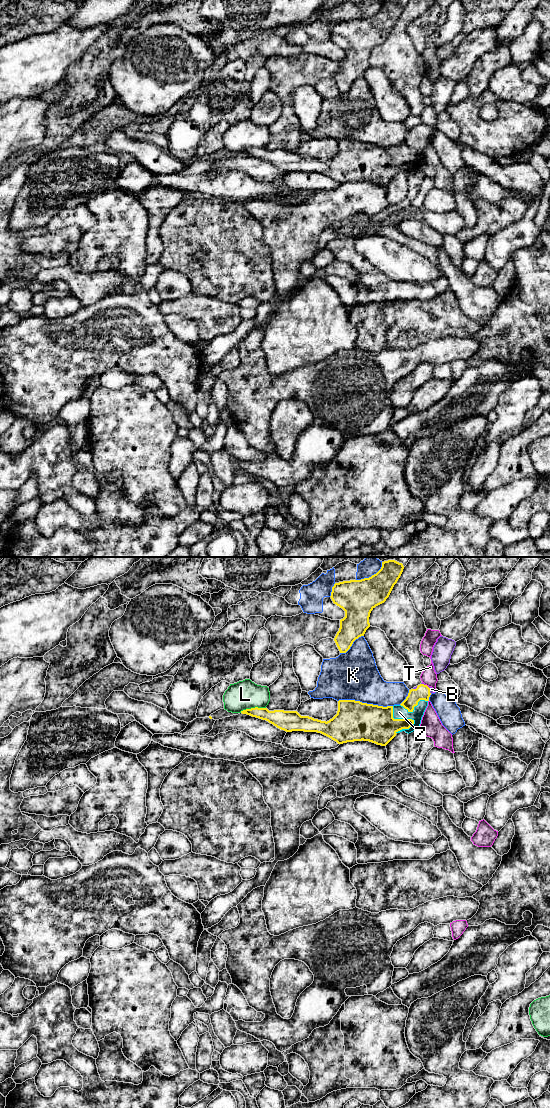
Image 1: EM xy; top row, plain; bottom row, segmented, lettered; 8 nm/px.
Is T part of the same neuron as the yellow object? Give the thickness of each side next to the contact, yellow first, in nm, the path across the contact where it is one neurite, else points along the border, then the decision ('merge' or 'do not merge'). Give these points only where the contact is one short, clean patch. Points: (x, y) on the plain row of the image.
120/130 nm | along xy (425, 124), (427, 126) | do not merge

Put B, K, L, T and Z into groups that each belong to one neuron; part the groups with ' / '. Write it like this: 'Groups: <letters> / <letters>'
Groups: B Z / K / L / T

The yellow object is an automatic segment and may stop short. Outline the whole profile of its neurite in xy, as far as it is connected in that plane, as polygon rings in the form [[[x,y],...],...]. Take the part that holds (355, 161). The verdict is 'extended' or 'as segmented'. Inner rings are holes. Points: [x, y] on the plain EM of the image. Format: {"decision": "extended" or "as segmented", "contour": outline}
{"decision": "extended", "contour": [[[421,123],[409,130],[400,145],[378,146],[355,140],[339,140],[337,154],[329,161],[301,156],[297,151],[251,148],[241,151],[266,160],[286,172],[321,173],[338,184],[369,181],[386,186],[397,173],[411,173],[420,168],[433,128]]]}

